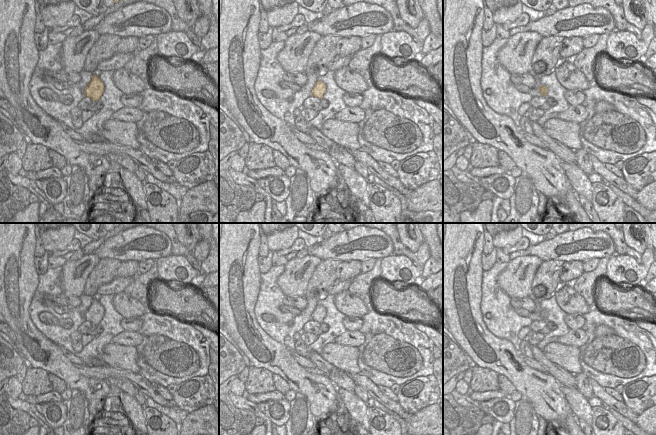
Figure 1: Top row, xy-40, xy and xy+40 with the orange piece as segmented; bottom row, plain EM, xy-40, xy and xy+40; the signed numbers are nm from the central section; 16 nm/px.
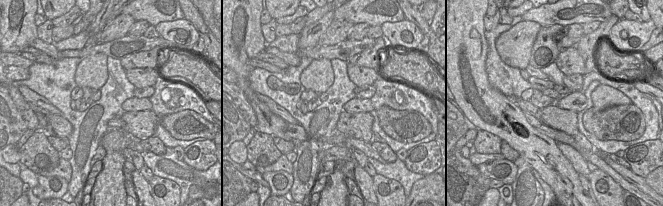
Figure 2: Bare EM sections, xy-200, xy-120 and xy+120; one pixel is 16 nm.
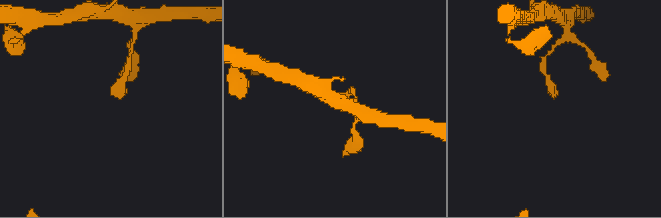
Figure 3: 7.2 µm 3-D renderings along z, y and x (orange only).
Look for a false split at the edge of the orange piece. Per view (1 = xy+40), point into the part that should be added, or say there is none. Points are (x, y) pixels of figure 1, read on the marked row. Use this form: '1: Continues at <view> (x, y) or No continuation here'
1: No continuation here

